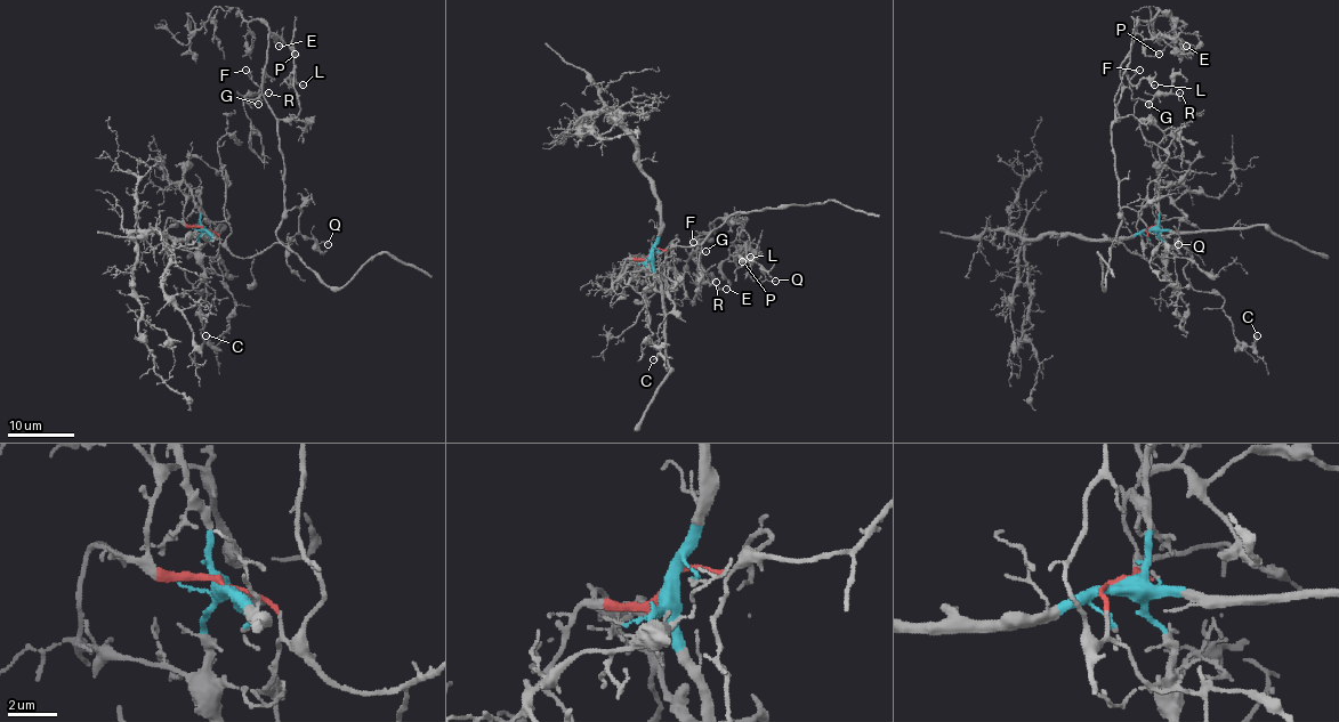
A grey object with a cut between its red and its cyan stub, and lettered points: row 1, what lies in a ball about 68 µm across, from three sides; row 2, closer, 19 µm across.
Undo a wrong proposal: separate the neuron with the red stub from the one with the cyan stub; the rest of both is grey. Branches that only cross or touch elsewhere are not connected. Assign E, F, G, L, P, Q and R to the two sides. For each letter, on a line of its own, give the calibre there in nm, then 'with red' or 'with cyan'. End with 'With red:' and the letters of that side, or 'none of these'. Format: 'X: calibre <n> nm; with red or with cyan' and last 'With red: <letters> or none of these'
E: calibre 140 nm; with red
F: calibre 80 nm; with red
G: calibre 120 nm; with red
L: calibre 130 nm; with red
P: calibre 130 nm; with red
Q: calibre 110 nm; with red
R: calibre 130 nm; with red
With red: E, F, G, L, P, Q, R

